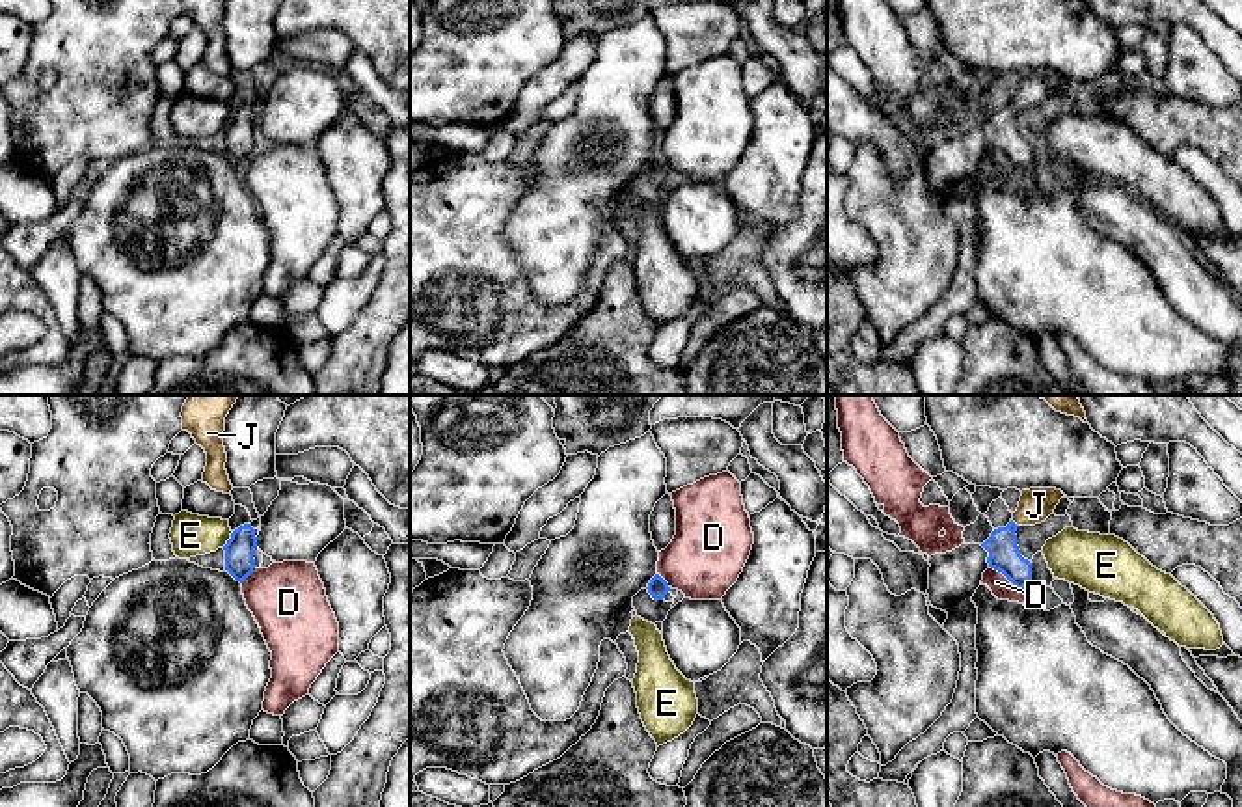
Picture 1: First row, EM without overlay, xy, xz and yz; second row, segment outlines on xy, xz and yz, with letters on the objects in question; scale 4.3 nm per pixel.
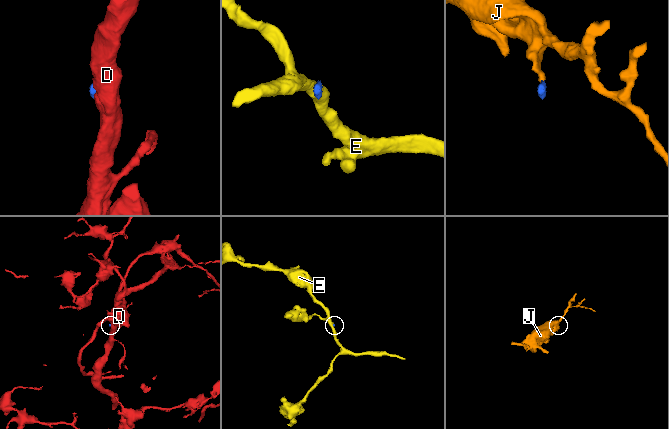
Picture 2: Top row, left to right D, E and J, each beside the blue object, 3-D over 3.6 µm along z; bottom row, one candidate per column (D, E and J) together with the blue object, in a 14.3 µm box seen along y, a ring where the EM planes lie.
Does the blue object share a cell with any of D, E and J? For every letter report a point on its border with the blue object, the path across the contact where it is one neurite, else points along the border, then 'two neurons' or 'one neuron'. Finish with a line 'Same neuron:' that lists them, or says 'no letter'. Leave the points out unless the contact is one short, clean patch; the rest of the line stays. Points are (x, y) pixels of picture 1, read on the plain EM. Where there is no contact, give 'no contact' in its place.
D: meets blue in yz at (1006, 159); border along yz (989, 148), (1021, 174); two neurons
E: meets blue in xy at (229, 122); border along xy (233, 114), (222, 129); two neurons
J: meets blue in yz at (1013, 105); runs through yz (1004, 138), (1004, 120), (1013, 105), (1036, 88); one neuron
Same neuron: J

